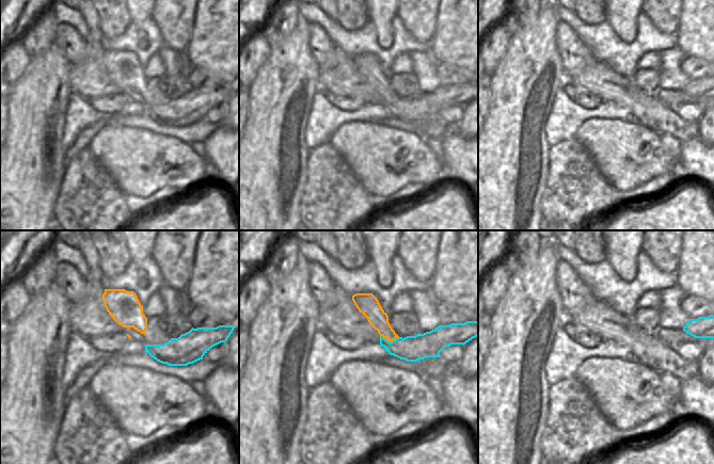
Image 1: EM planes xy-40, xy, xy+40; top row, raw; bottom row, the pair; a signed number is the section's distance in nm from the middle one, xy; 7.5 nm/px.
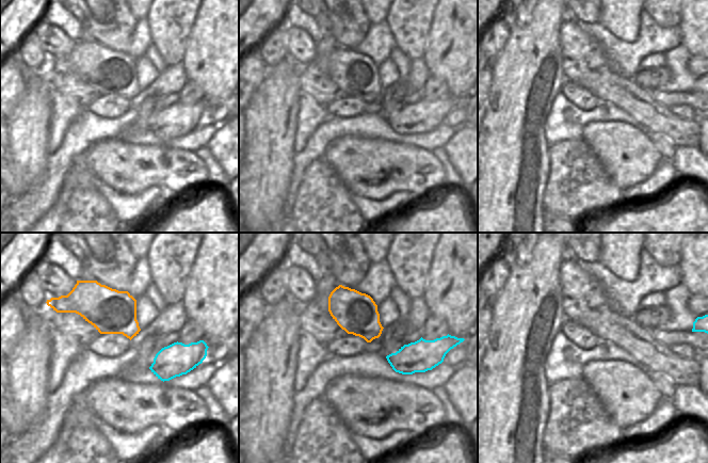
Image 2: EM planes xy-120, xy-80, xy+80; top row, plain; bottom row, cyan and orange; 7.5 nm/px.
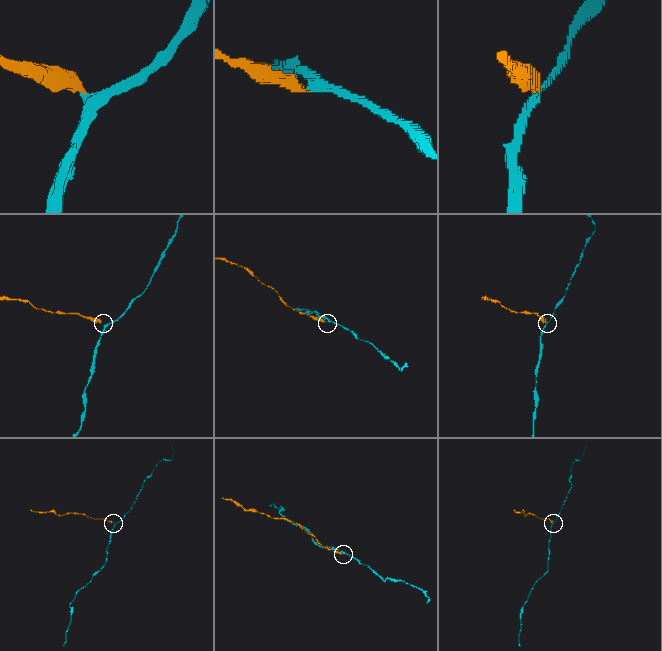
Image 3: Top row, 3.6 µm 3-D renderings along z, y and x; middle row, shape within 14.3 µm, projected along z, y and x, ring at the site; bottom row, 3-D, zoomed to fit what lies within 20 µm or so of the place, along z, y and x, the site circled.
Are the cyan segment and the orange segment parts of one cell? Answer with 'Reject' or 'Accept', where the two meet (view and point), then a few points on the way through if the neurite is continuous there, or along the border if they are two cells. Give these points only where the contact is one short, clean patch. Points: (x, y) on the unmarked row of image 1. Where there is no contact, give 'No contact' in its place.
Reject. Touches cyan at xy (389, 102). Boundary: xy (380, 96), (390, 102), (398, 98)

